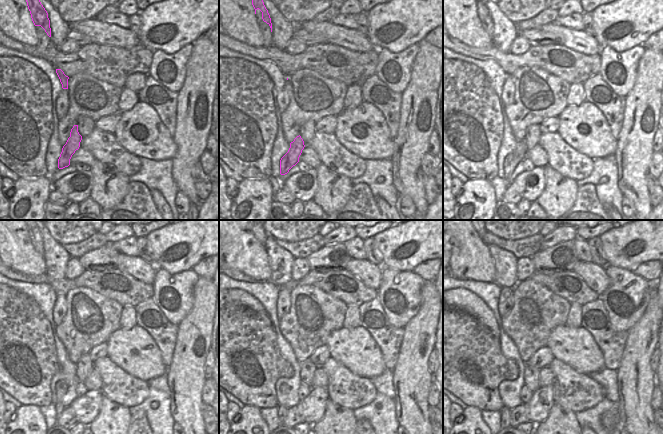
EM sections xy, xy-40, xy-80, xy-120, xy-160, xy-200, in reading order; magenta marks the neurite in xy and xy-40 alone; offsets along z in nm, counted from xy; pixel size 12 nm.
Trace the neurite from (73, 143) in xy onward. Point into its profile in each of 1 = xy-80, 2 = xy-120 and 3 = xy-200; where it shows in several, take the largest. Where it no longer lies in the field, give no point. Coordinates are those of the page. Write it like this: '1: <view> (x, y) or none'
1: xy-80 (511, 161)
2: xy-120 (61, 388)
3: xy-200 (505, 413)

